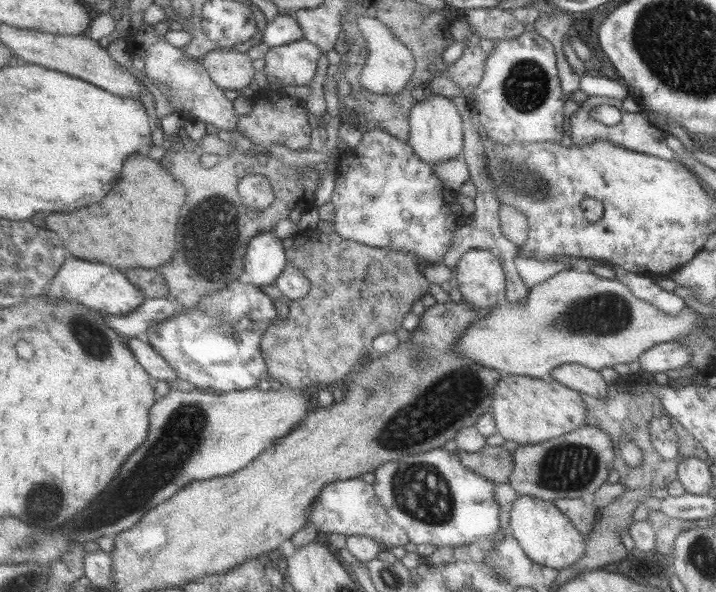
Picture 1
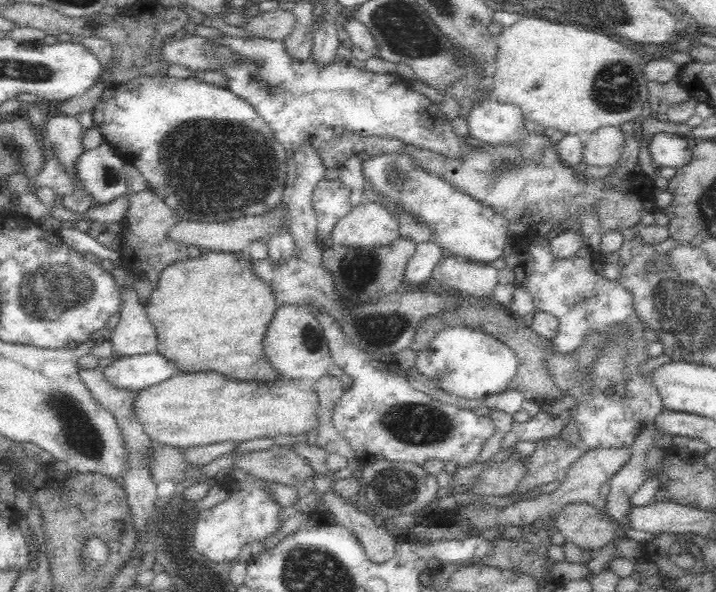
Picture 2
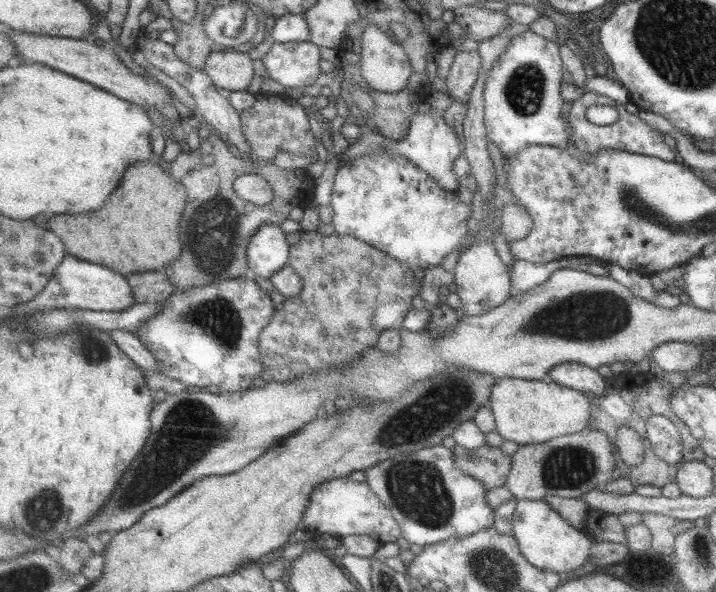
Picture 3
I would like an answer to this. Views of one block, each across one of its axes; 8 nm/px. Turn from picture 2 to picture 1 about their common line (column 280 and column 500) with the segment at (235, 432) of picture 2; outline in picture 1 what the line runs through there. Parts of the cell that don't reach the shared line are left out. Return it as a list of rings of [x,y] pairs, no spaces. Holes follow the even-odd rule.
[[[503,376],[497,382],[495,396],[491,404],[491,416],[497,434],[505,442],[515,442],[517,446],[541,444],[551,438],[559,438],[563,434],[575,432],[585,426],[585,404],[579,398],[579,392],[563,388],[559,382],[549,380],[533,380],[527,376]]]

